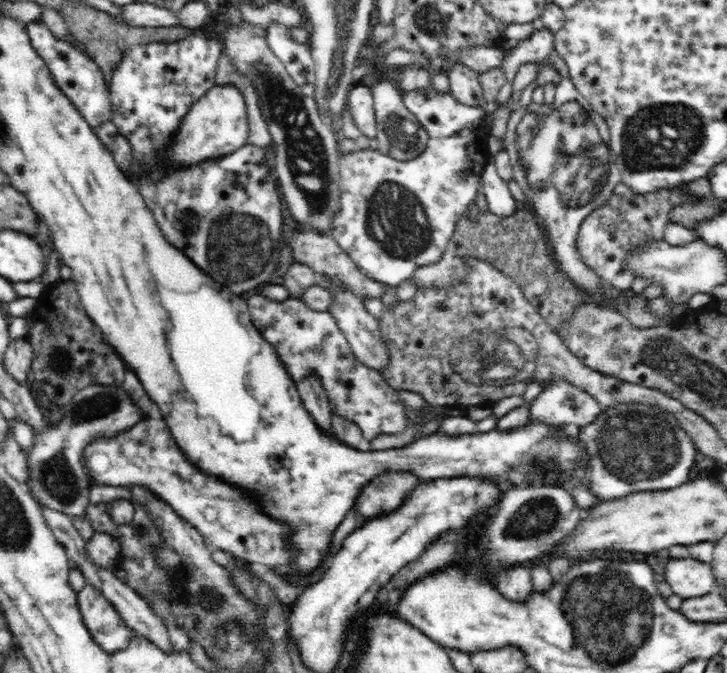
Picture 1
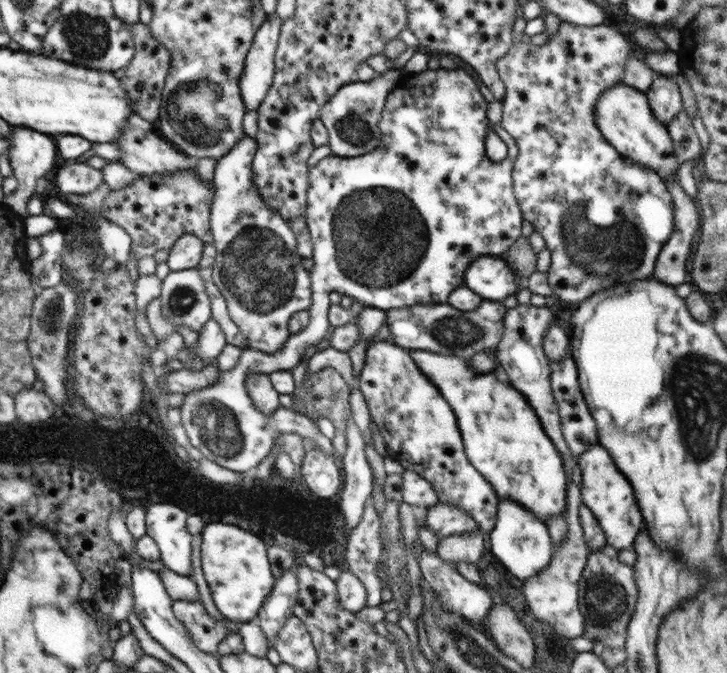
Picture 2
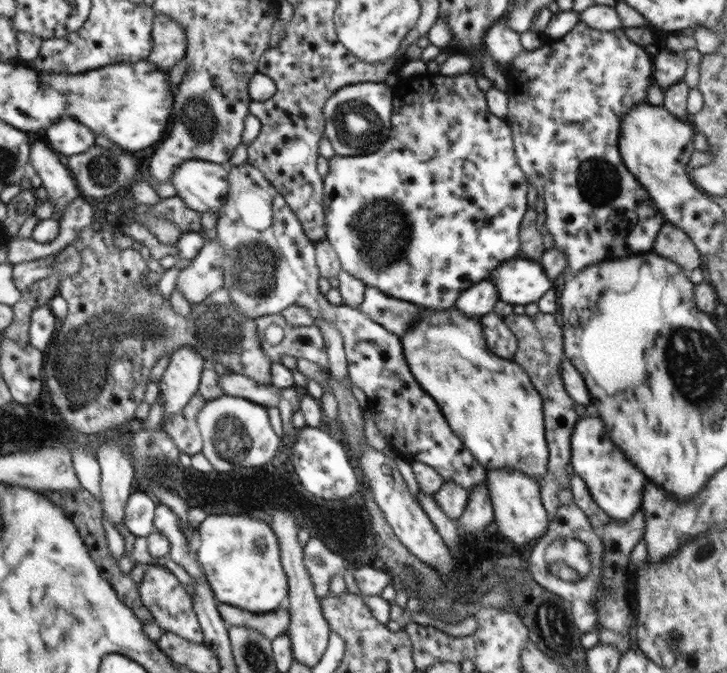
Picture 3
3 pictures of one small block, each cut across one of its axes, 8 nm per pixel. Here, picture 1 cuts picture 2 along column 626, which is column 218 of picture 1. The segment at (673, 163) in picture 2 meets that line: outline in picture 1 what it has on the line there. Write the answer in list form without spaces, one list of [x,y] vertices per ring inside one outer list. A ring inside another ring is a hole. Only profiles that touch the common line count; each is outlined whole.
[[[231,84],[214,85],[188,109],[177,133],[169,138],[165,151],[153,160],[151,169],[147,170],[148,177],[156,183],[163,176],[158,168],[186,168],[198,162],[224,157],[248,143],[248,135],[245,98],[241,91]]]

